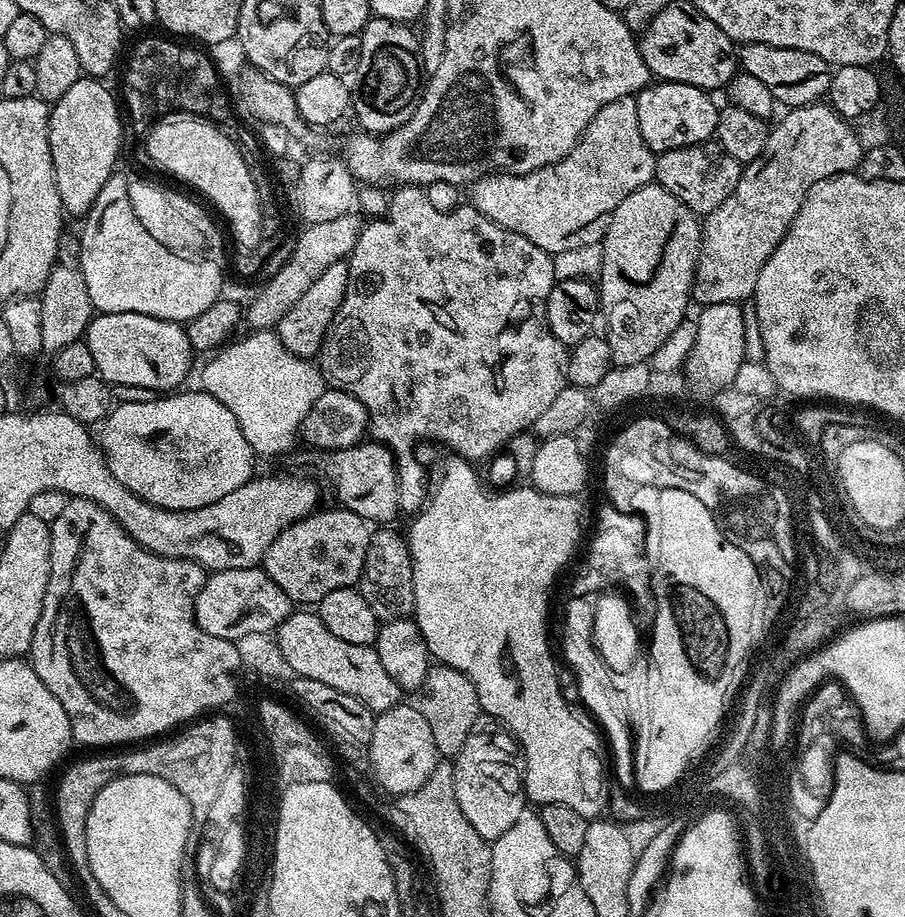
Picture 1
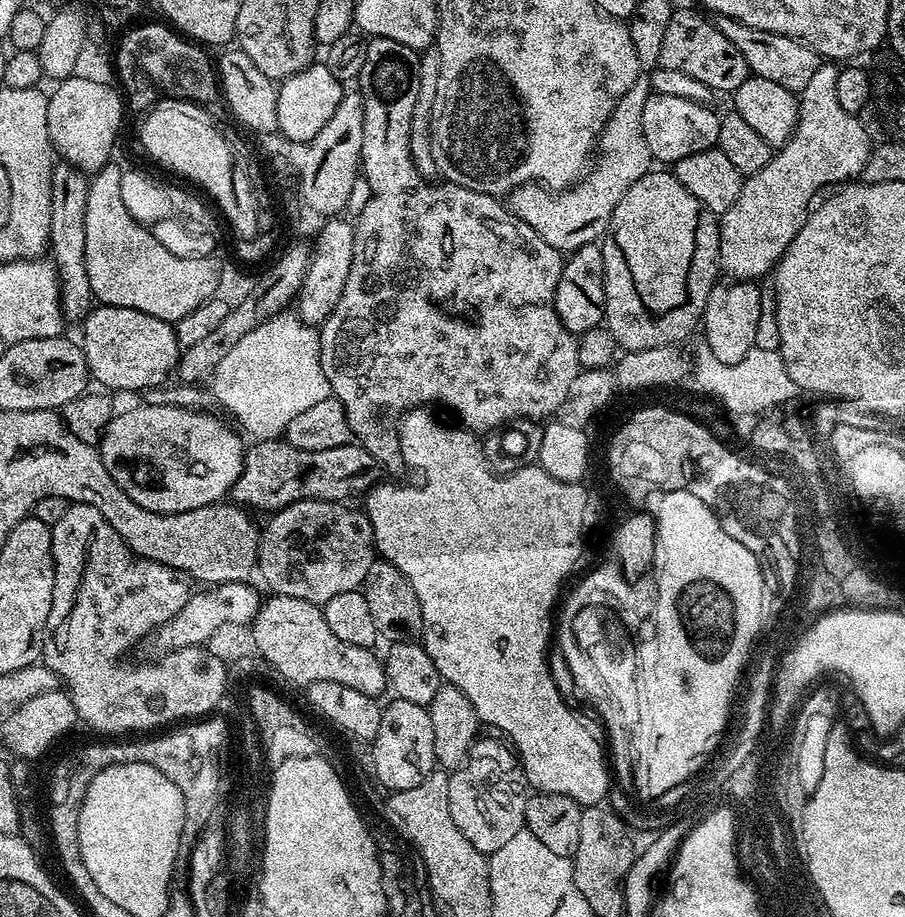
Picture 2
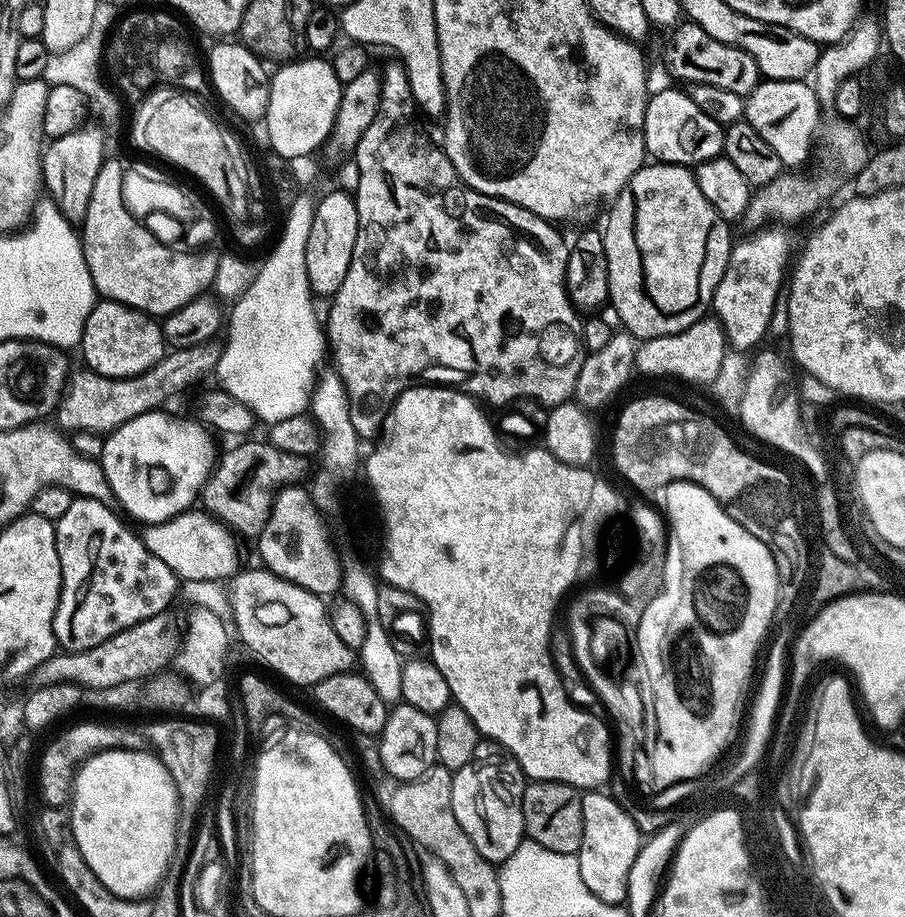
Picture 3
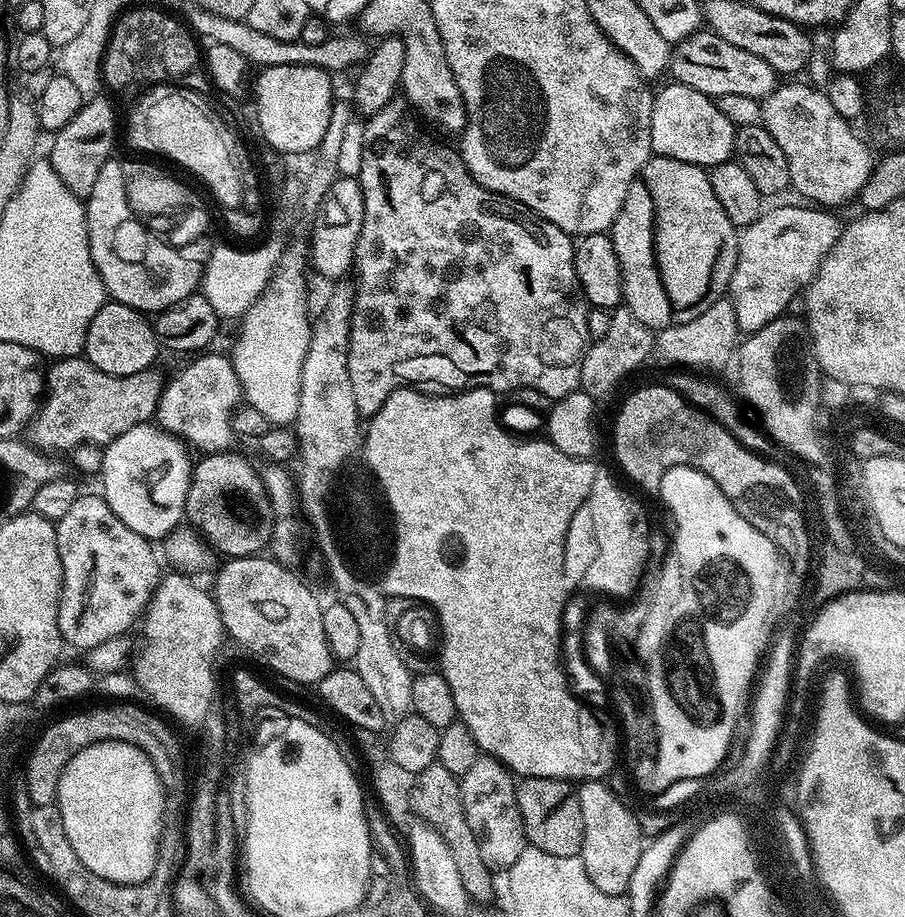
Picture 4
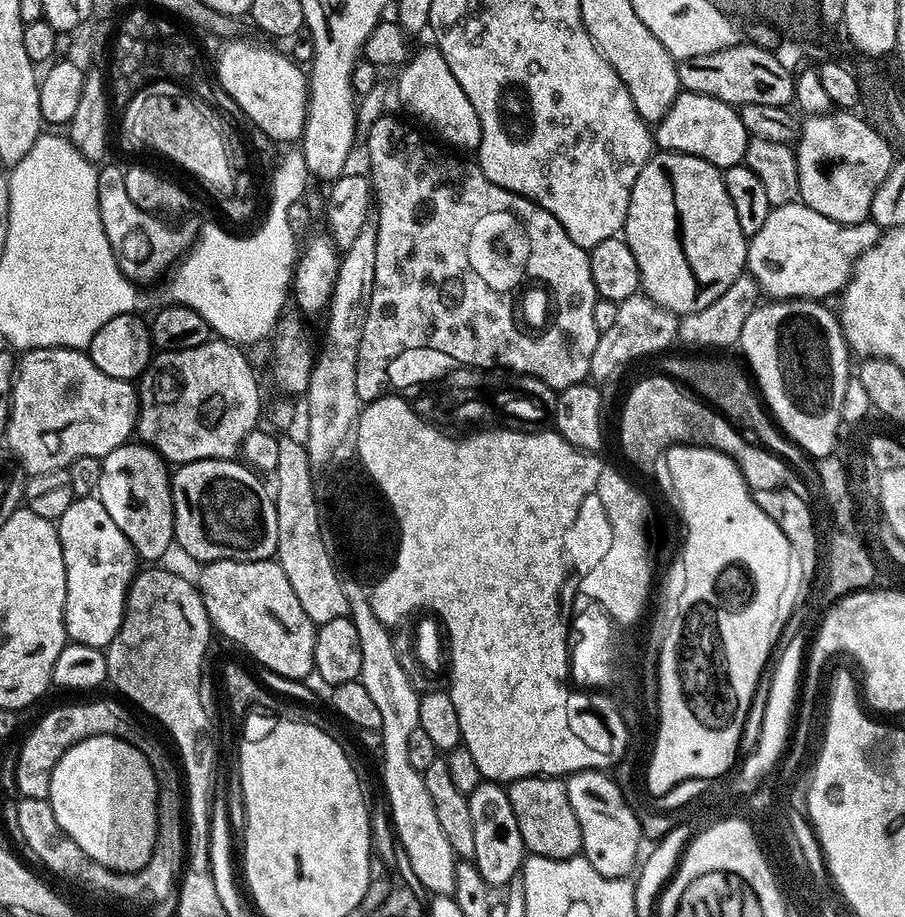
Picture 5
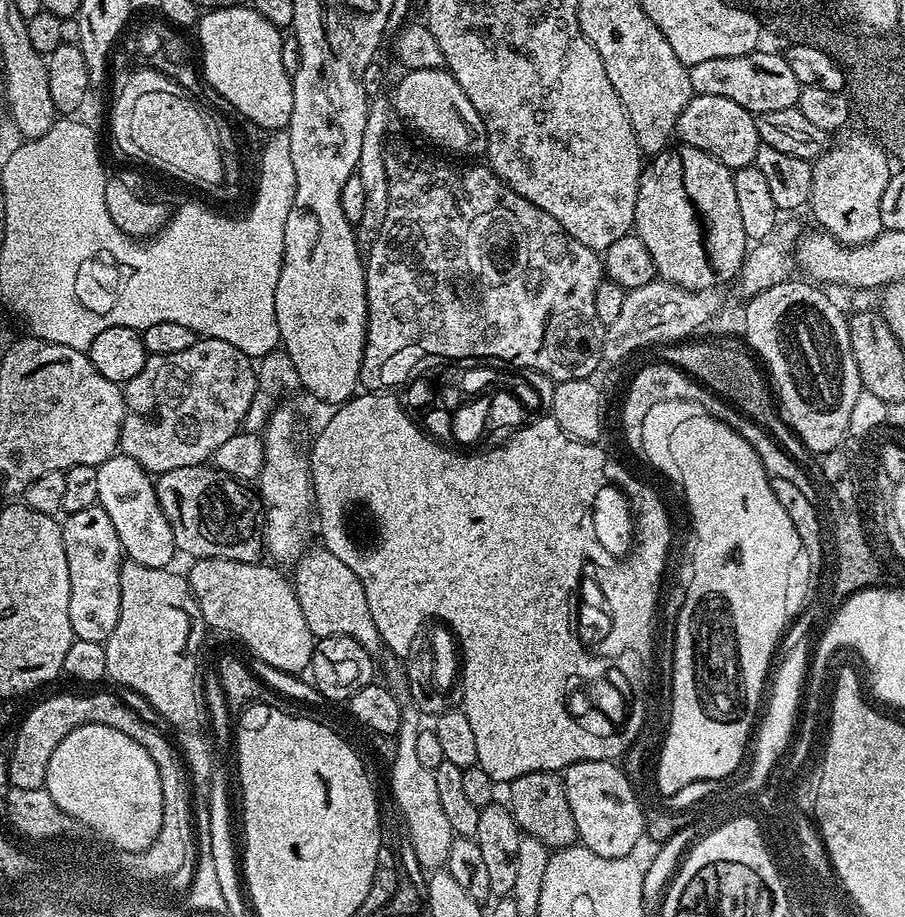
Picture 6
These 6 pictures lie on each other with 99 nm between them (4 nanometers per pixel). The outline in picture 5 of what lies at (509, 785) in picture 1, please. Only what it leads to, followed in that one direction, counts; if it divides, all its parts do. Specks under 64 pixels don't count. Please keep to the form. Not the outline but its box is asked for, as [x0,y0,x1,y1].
[468,782,526,886]

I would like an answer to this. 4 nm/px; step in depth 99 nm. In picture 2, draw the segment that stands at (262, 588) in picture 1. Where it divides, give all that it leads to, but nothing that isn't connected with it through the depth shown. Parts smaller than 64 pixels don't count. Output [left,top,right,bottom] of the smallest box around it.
[150,580,262,654]

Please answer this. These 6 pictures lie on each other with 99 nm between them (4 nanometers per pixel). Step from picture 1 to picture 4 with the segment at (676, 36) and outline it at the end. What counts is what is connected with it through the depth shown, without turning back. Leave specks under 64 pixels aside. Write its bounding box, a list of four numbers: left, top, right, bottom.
[670,30,778,101]

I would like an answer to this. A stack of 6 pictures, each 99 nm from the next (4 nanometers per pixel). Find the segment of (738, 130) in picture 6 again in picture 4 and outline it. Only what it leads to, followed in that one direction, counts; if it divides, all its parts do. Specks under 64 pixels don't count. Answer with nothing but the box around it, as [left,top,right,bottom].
[650,82,736,170]

